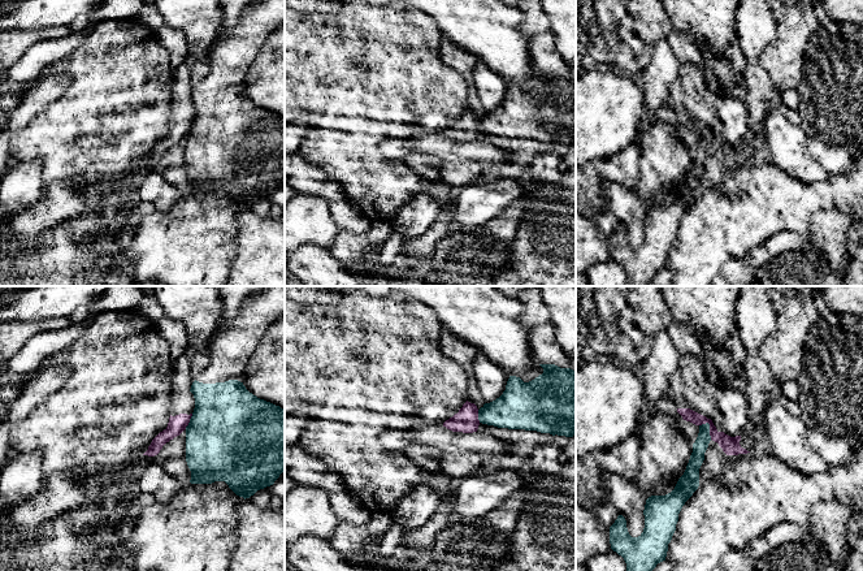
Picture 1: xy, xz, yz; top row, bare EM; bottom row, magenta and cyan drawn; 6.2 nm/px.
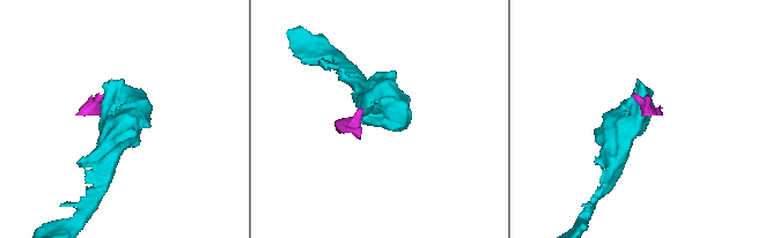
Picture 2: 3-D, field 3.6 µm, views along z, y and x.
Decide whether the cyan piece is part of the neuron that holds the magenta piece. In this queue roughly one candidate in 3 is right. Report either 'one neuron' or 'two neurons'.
two neurons

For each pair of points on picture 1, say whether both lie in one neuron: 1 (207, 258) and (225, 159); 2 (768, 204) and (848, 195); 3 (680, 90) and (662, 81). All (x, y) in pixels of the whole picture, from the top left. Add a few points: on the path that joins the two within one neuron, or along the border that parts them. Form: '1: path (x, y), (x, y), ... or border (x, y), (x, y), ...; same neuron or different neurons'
1: border (190, 190), (224, 190), (244, 207); different neurons
2: path (788, 203), (828, 195); same neuron
3: border (681, 64), (677, 78), (671, 86), (668, 103); different neurons

